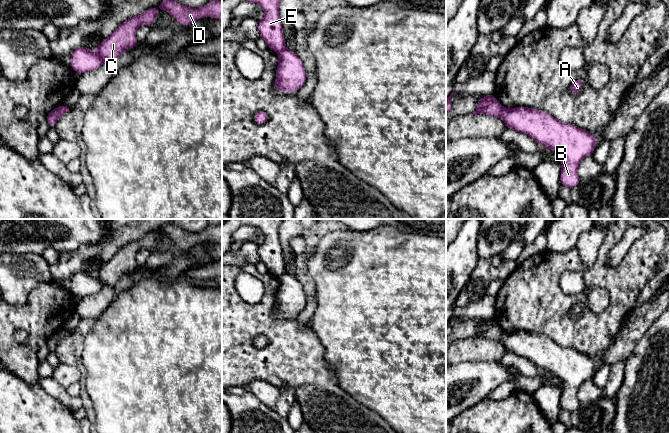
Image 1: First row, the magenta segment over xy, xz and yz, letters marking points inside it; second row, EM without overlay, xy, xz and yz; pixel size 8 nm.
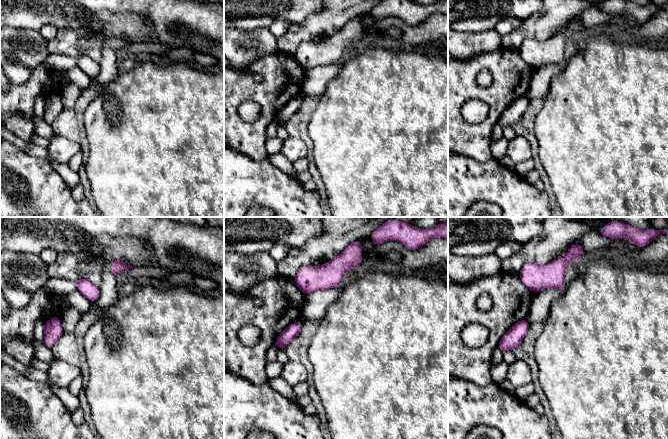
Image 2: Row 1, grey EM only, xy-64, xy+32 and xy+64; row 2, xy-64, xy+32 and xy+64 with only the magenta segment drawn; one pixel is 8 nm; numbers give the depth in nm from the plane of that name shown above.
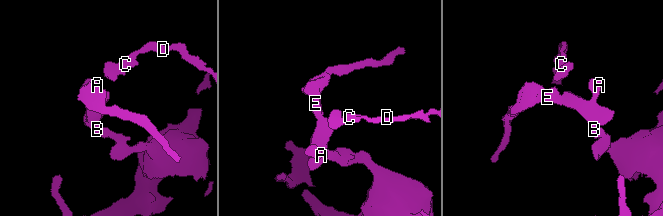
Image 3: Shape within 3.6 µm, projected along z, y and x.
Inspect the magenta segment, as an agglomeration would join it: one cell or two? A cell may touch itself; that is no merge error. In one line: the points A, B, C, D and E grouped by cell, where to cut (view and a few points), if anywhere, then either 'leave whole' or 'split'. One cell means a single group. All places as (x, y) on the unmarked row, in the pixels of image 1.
A B / C D E | xy (58, 331), (57, 342) | split

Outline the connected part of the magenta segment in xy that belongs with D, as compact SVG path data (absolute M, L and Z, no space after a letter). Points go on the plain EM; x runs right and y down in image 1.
M163 224L158 228L182 250L189 250L195 244L204 241L217 242L222 245L222 225L209 225L205 230L195 233L184 230L174 224Z

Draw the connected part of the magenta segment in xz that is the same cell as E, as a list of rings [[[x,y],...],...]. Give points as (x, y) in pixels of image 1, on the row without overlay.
[[[242,219],[244,225],[260,228],[265,241],[258,246],[260,261],[269,273],[279,277],[286,273],[285,261],[279,241],[279,228],[284,219]]]

